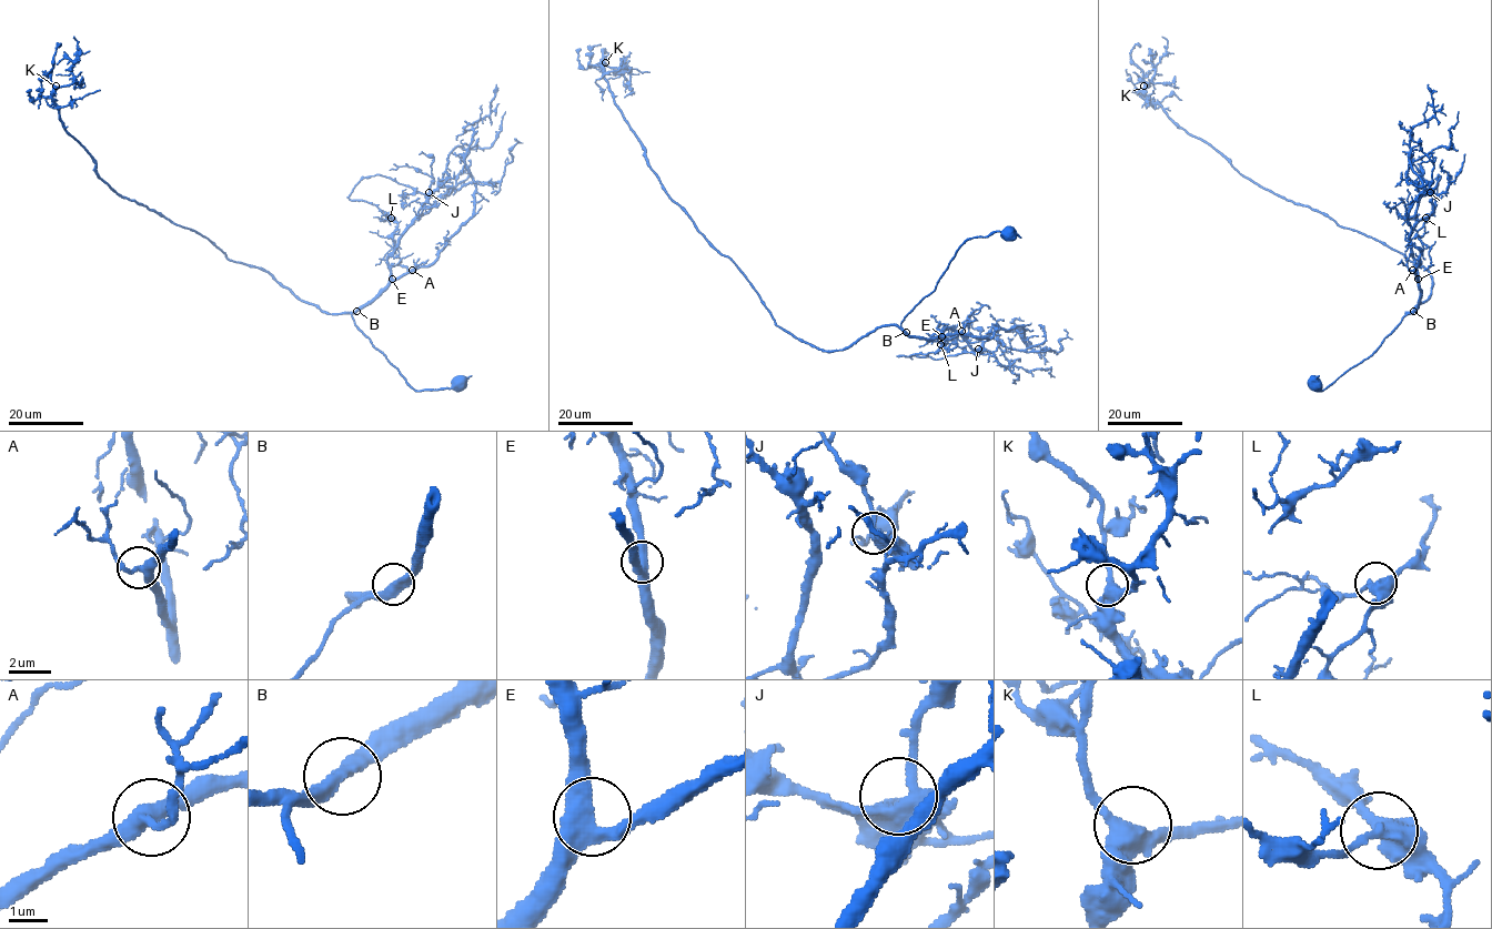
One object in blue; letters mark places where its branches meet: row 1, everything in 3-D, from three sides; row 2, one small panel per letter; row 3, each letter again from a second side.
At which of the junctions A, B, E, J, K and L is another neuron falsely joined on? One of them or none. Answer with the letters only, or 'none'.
none

